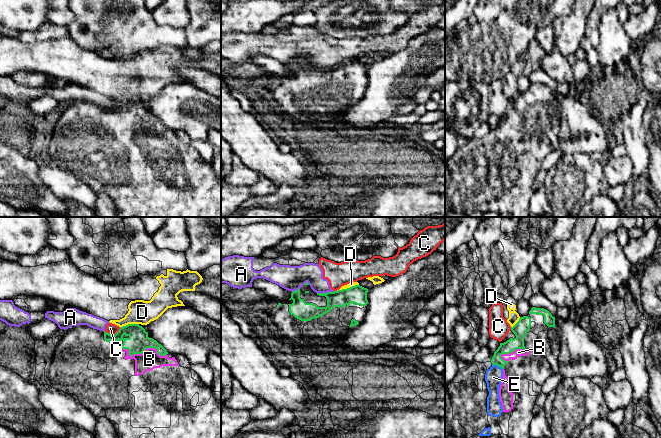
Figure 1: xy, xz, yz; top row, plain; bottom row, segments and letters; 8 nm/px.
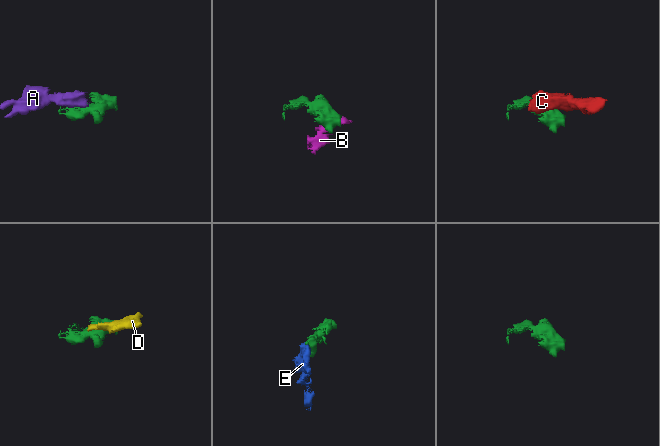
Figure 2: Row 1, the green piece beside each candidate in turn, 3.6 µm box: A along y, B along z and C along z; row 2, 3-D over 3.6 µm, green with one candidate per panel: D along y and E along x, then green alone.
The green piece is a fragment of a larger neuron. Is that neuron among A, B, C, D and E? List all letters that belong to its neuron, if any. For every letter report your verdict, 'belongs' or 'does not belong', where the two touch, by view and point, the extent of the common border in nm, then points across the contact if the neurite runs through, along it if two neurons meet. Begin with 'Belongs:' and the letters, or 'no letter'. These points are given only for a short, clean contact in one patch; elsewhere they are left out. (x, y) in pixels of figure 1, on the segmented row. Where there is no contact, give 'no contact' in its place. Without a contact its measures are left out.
Belongs: B, E
A: does not belong; contact xz (325, 293); length 140 nm; border xz (334, 291), (317, 293)
B: belongs; contact xy (144, 350); length 360 nm
C: does not belong; contact xy (112, 335); length 140 nm; border xy (120, 327), (114, 334), (104, 331)
D: does not belong; contact xz (347, 288); length 190 nm; border xz (358, 284), (337, 291)
E: belongs; contact yz (497, 365); length 100 nm

